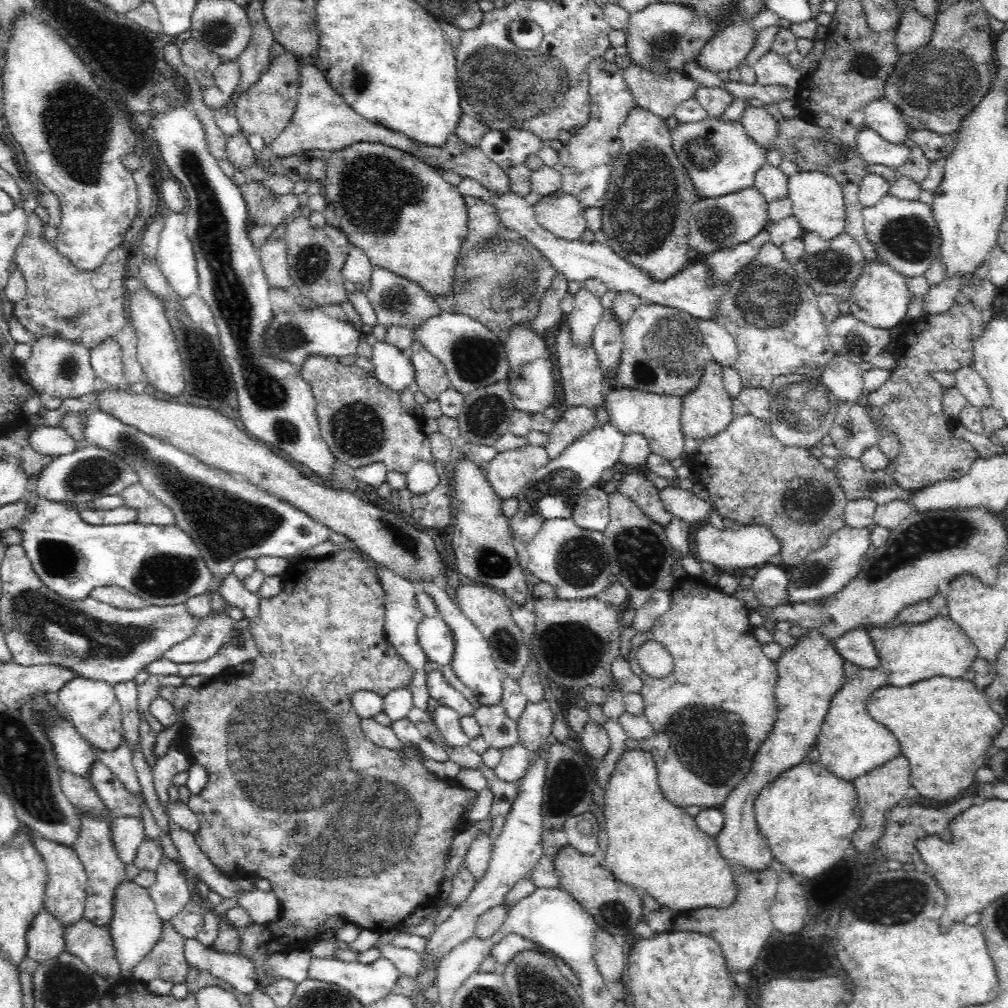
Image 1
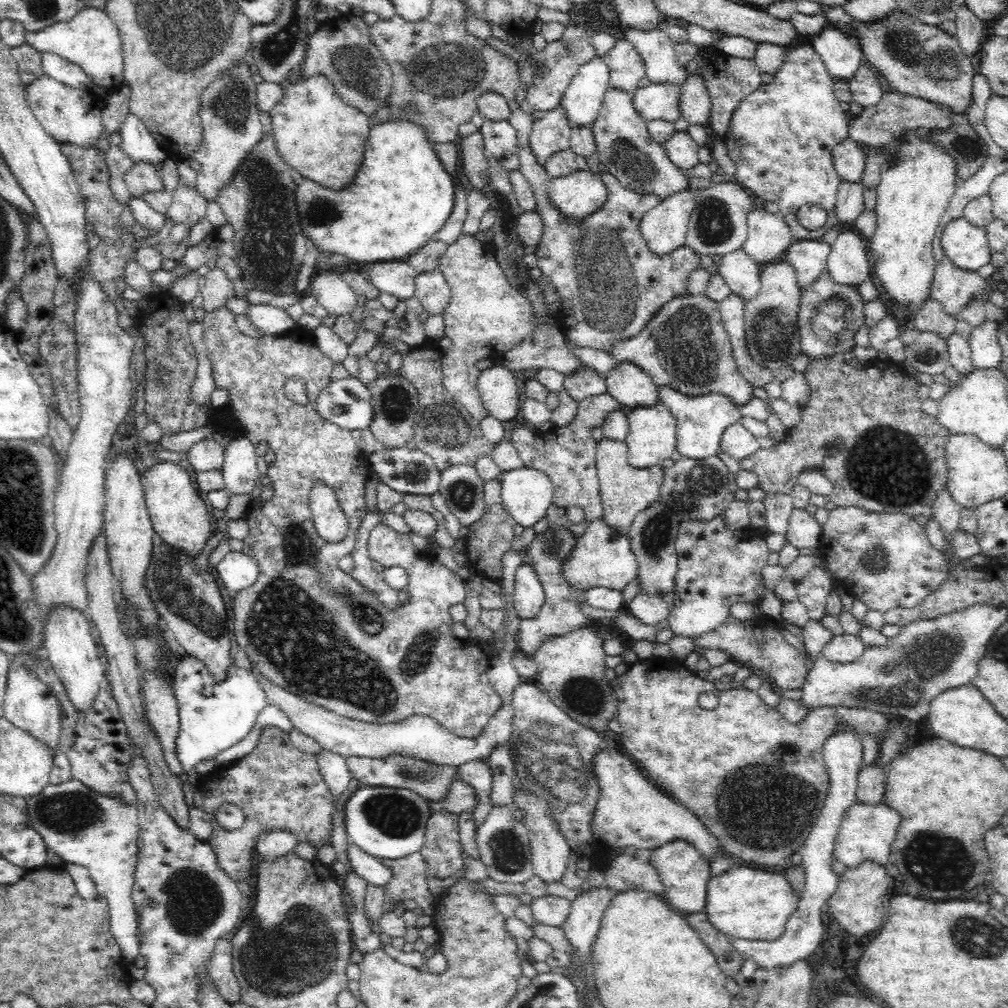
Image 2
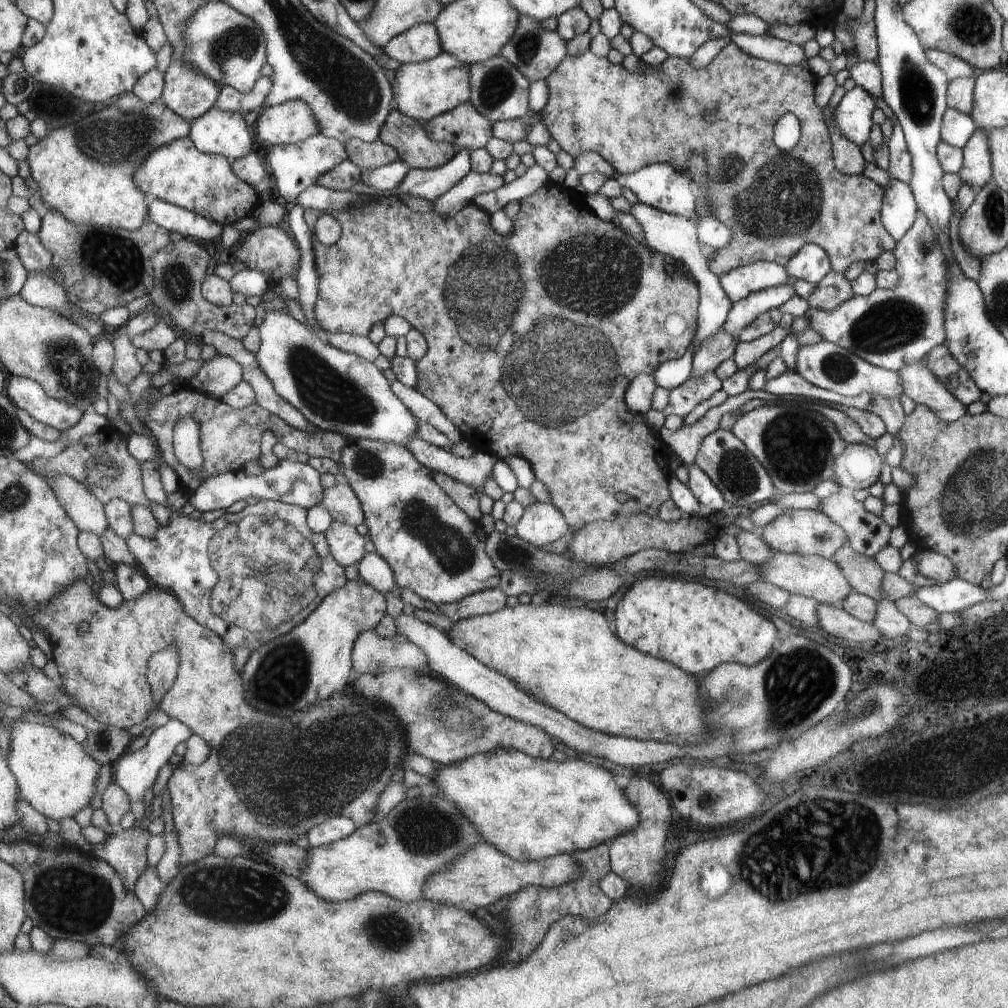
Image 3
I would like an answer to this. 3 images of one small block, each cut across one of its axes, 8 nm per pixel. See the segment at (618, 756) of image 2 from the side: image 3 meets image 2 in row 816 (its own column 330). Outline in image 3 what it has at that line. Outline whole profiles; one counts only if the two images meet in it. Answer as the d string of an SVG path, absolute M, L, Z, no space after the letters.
M361 578L348 580L339 590L325 597L301 625L251 650L241 668L245 700L259 712L291 716L295 710L315 700L325 700L339 693L349 678L352 648L357 637L374 629L386 614L385 609L385 598L379 590L365 584Z

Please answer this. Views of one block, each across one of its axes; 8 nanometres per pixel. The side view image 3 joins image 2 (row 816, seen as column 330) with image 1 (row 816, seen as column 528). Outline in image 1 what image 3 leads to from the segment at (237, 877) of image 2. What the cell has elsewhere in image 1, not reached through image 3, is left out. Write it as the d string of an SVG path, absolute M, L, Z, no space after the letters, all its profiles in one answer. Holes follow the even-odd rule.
M338 550L336 552L332 552L330 555L326 555L324 557L309 559L307 557L302 558L299 562L291 564L285 570L283 579L283 589L282 592L279 593L278 596L272 597L271 599L260 599L258 604L258 615L255 616L253 620L249 621L248 631L252 639L254 639L254 643L256 643L256 647L258 647L258 654L254 656L253 661L253 669L252 674L248 676L240 676L240 678L234 678L234 680L224 680L224 673L220 675L216 675L216 678L212 678L212 682L208 684L208 686L204 686L204 688L192 688L186 686L184 684L180 686L164 686L159 691L159 696L163 696L167 702L173 704L175 708L182 708L184 706L184 722L182 728L179 729L179 734L185 732L185 744L182 744L182 737L179 739L175 739L175 744L187 754L187 758L191 761L191 764L201 764L201 766L207 771L209 774L209 778L207 780L206 786L204 790L198 792L198 794L191 794L188 802L188 809L195 814L196 819L198 820L199 826L198 831L195 832L195 840L196 844L200 846L200 849L206 857L220 870L226 877L235 878L239 876L243 877L251 877L254 876L256 878L267 878L271 885L271 891L276 896L278 900L278 905L280 905L280 914L278 914L278 918L274 920L274 922L266 922L266 924L258 924L257 922L251 921L248 926L236 926L231 925L232 929L238 933L238 939L240 939L240 945L238 949L234 953L224 953L224 951L220 951L220 954L229 954L230 956L240 956L241 958L246 958L252 962L254 966L254 973L256 973L258 985L263 987L268 987L273 985L278 980L282 979L281 976L273 976L273 974L269 974L268 967L266 967L266 962L272 958L272 956L276 956L276 954L286 954L291 951L300 951L306 952L310 950L310 946L312 946L312 942L316 942L318 936L320 936L319 928L322 926L326 920L332 918L332 916L338 916L342 918L346 923L357 924L362 929L367 928L368 930L373 930L374 932L385 932L386 930L397 929L400 924L402 924L403 920L406 917L409 917L416 909L421 909L422 907L428 907L431 910L436 906L437 902L441 899L442 894L442 883L444 882L443 875L445 874L445 863L447 862L447 857L450 856L450 850L452 844L454 842L454 838L460 834L460 831L467 828L466 821L464 821L464 816L468 813L468 810L472 808L473 800L477 797L478 792L474 790L465 789L457 778L448 778L441 779L437 777L435 774L432 774L424 765L422 765L422 749L418 748L419 744L404 744L402 743L402 748L396 749L388 749L382 748L381 746L376 746L361 729L361 718L358 716L358 713L355 711L353 707L351 696L356 691L370 691L380 695L384 698L391 690L406 690L412 682L418 681L421 678L420 673L416 670L412 669L411 666L394 650L393 646L388 642L385 633L385 604L386 604L386 591L382 584L380 584L378 573L377 573L377 565L371 559L370 562L366 562L357 552L353 550ZM324 794L332 794L332 808L328 808L328 806L324 806Z

